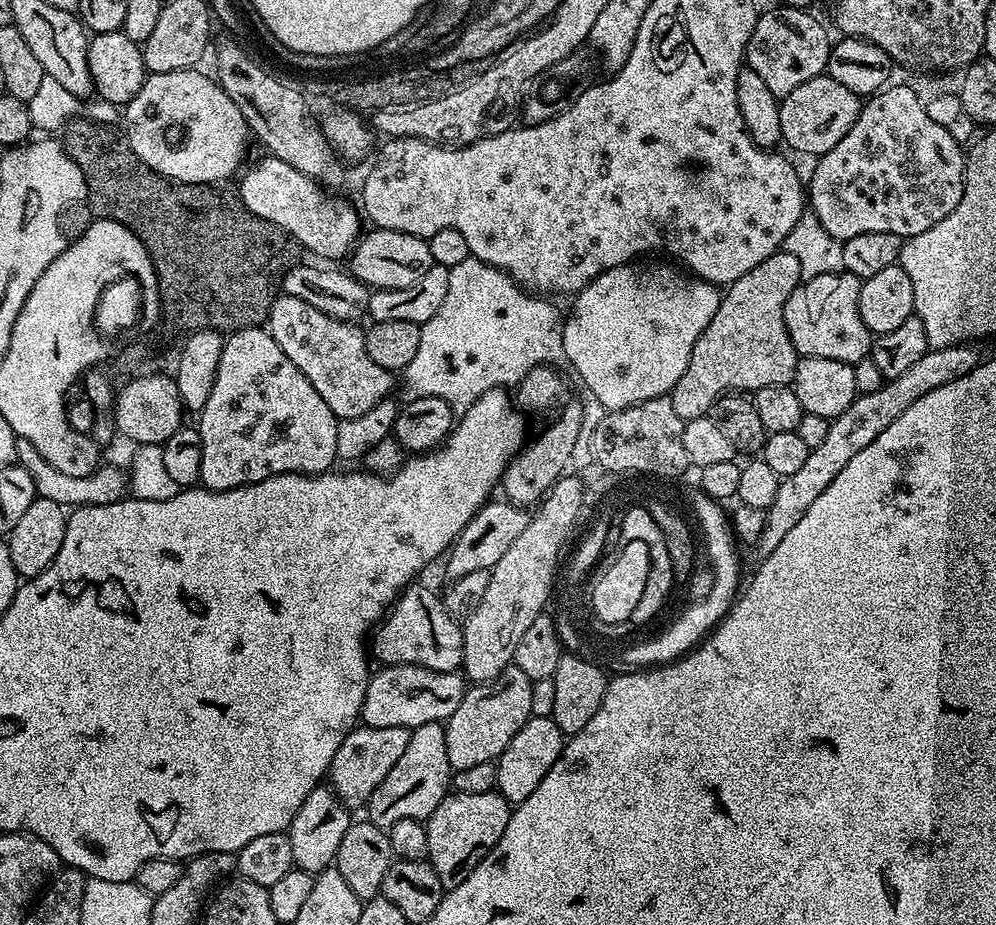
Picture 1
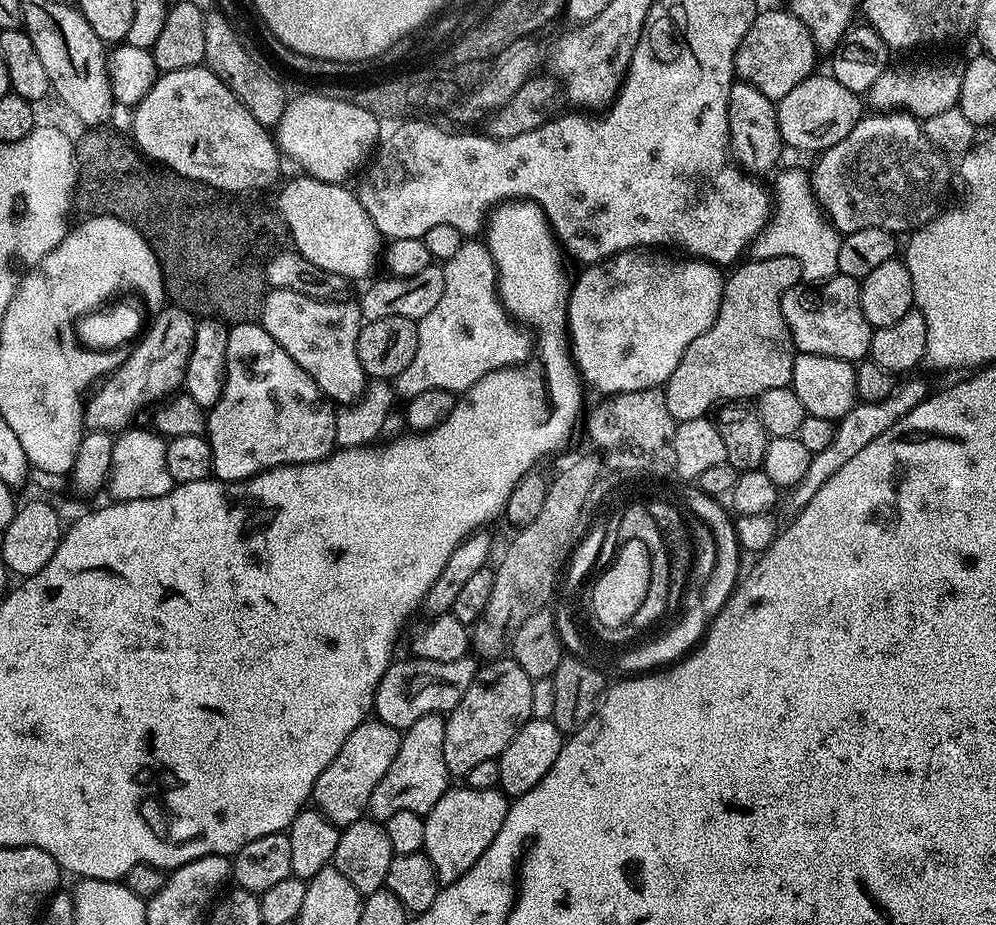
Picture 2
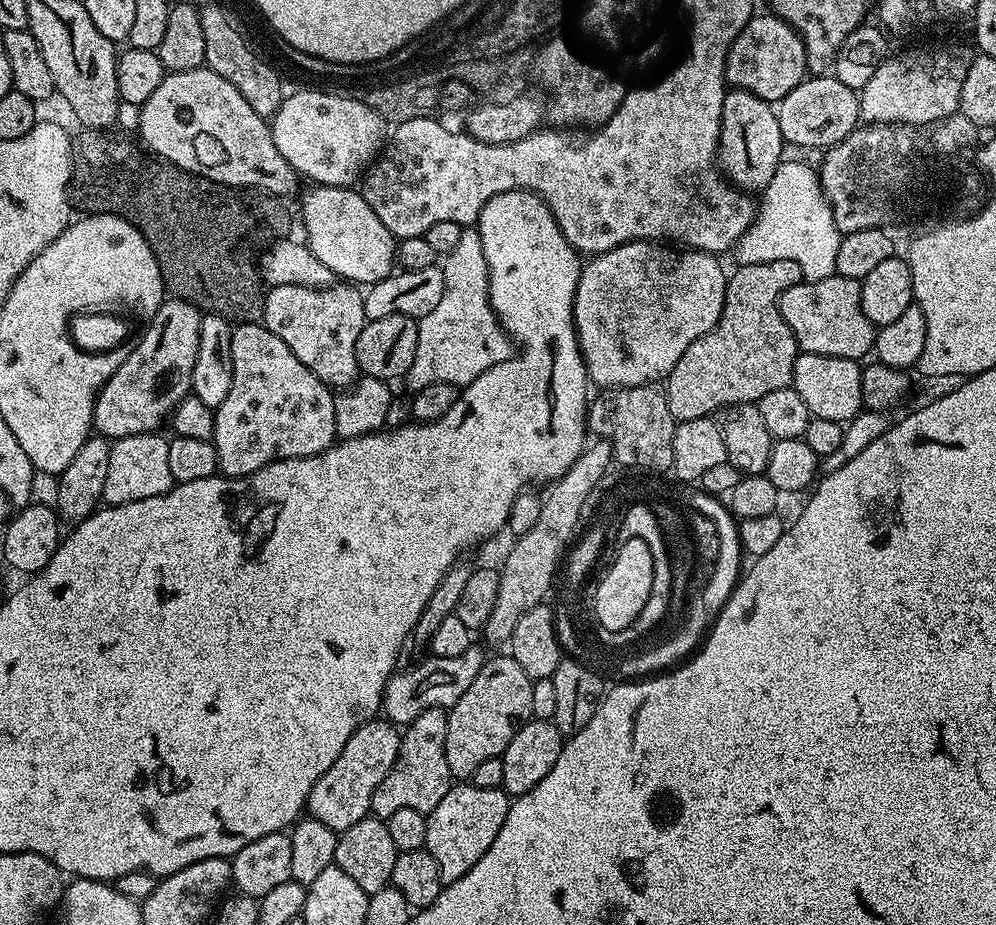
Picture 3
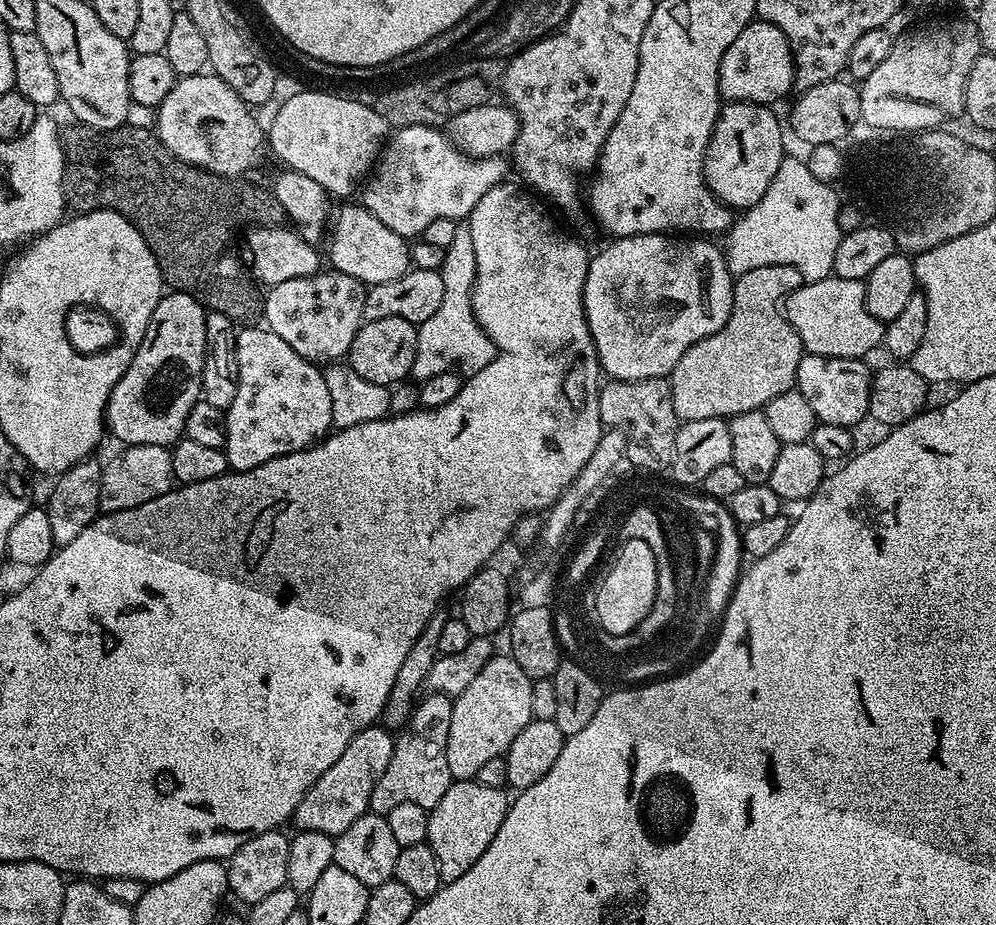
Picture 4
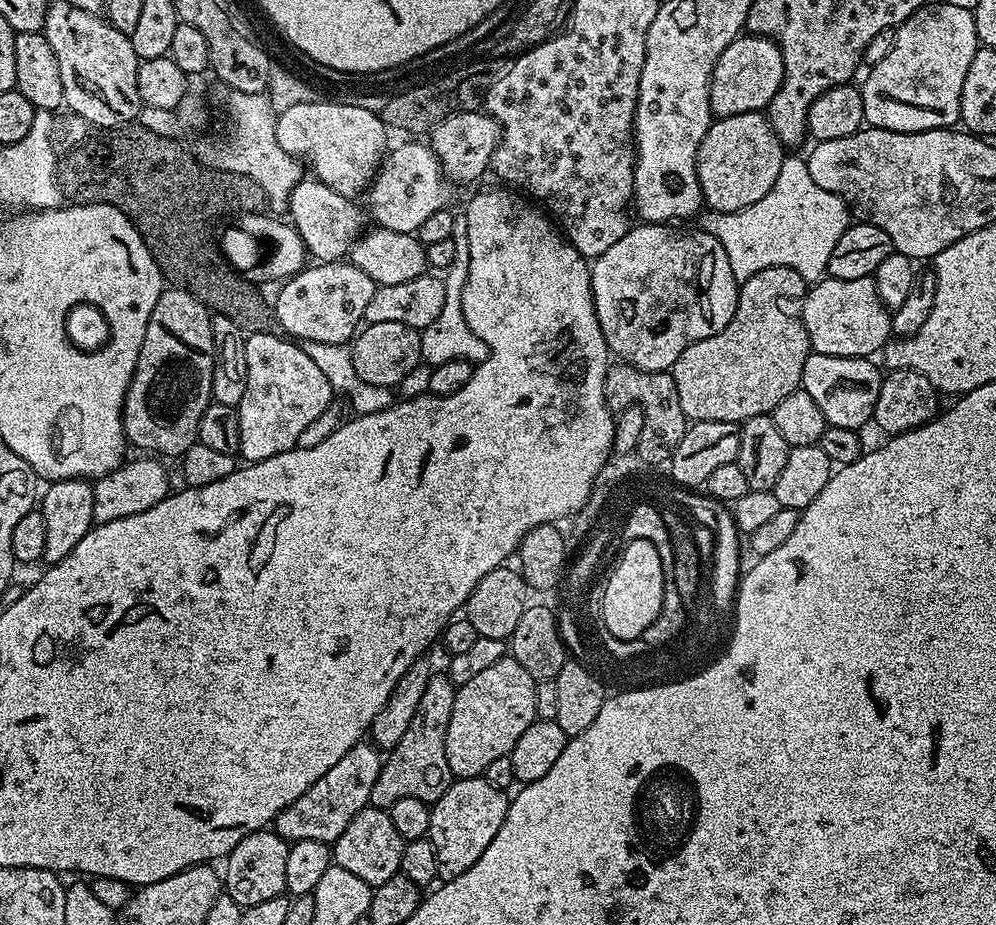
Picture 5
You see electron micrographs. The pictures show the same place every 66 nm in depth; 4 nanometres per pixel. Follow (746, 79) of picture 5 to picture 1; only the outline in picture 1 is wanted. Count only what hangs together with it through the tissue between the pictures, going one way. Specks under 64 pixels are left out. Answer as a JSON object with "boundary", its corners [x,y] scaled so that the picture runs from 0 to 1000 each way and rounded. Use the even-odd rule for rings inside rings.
{"boundary":[[[784,6],[760,16],[757,37],[753,37],[749,69],[757,76],[757,80],[765,83],[773,102],[781,106],[793,102],[793,97],[801,97],[805,89],[813,89],[813,84],[824,81],[830,75],[836,44],[831,43],[830,32],[815,15],[805,9]]]}

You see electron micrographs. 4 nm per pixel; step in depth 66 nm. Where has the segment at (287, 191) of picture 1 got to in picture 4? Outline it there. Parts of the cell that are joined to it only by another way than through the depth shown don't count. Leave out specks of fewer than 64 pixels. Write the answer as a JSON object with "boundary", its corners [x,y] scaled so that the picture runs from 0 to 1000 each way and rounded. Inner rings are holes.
{"boundary":[[[345,218],[341,226],[336,226],[335,232],[331,238],[331,254],[328,256],[329,277],[327,272],[327,281],[329,281],[336,293],[343,296],[351,296],[351,301],[359,301],[362,307],[372,309],[374,307],[383,307],[384,305],[396,305],[396,301],[404,301],[414,290],[414,275],[412,264],[409,258],[400,253],[396,253],[396,249],[392,249],[392,244],[384,244],[384,240],[380,240],[380,236],[376,236],[376,231],[370,225],[365,224],[364,219],[349,221],[353,218]]]}

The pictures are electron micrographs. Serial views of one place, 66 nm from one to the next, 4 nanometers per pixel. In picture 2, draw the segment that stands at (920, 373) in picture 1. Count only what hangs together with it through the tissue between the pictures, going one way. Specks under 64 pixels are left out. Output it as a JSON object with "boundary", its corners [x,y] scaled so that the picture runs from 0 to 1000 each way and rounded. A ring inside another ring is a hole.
{"boundary":[[[919,406],[905,410],[900,419],[884,435],[860,435],[854,443],[843,451],[833,482],[829,482],[829,486],[824,489],[816,489],[815,498],[809,512],[790,533],[791,545],[795,551],[809,548],[813,538],[817,538],[817,534],[821,534],[821,530],[825,530],[825,525],[829,525],[829,521],[833,521],[833,517],[837,517],[837,512],[841,512],[841,508],[845,508],[845,504],[849,504],[849,499],[853,499],[853,495],[857,495],[857,491],[869,486],[869,482],[873,482],[873,478],[878,478],[878,474],[882,474],[882,469],[890,469],[890,465],[894,465],[894,461],[898,461],[898,456],[910,452],[910,448],[914,448],[914,443],[918,443],[918,439],[922,439],[934,427],[934,418],[932,419],[931,413],[926,408]]]}

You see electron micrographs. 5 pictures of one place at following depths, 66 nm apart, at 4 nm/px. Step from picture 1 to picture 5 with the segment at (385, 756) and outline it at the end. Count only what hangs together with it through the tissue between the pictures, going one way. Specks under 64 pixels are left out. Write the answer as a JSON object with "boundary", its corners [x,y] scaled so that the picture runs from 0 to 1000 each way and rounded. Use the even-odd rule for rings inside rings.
{"boundary":[[[372,802],[356,804],[351,811],[347,811],[347,815],[343,815],[339,828],[331,828],[331,832],[327,832],[327,837],[323,837],[323,841],[319,841],[319,845],[315,845],[315,850],[311,850],[307,858],[303,858],[303,863],[291,867],[287,876],[277,881],[275,897],[282,906],[290,910],[318,908],[330,915],[336,912],[339,902],[343,902],[343,897],[351,893],[351,884],[355,884],[355,880],[359,880],[364,874],[370,872],[371,854],[376,854],[376,845],[380,845],[383,825],[384,817],[377,804]]]}

